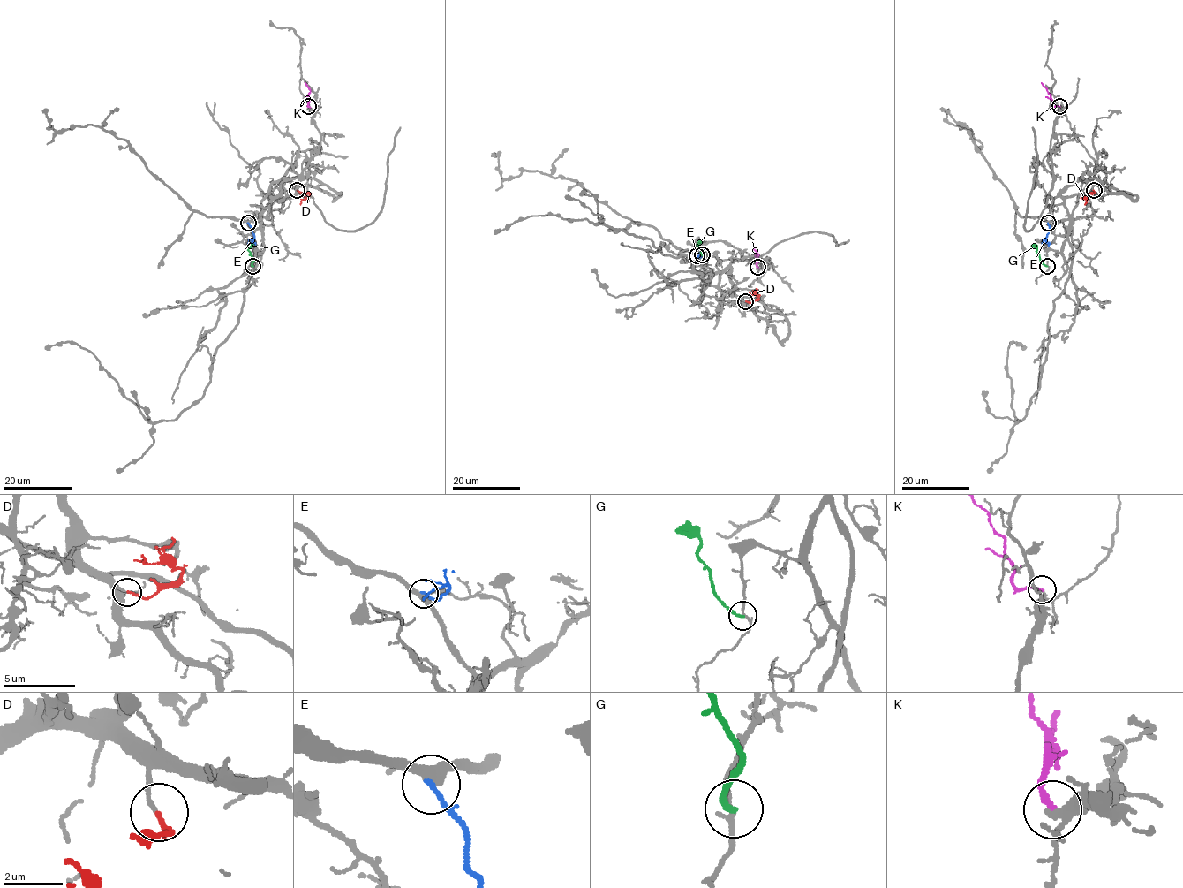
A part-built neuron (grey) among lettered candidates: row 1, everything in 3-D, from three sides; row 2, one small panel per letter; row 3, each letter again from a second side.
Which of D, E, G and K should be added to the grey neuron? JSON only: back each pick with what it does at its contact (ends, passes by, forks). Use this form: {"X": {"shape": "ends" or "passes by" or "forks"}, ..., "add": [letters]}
{"D": {"shape": "ends"}, "add": ["D"]}

